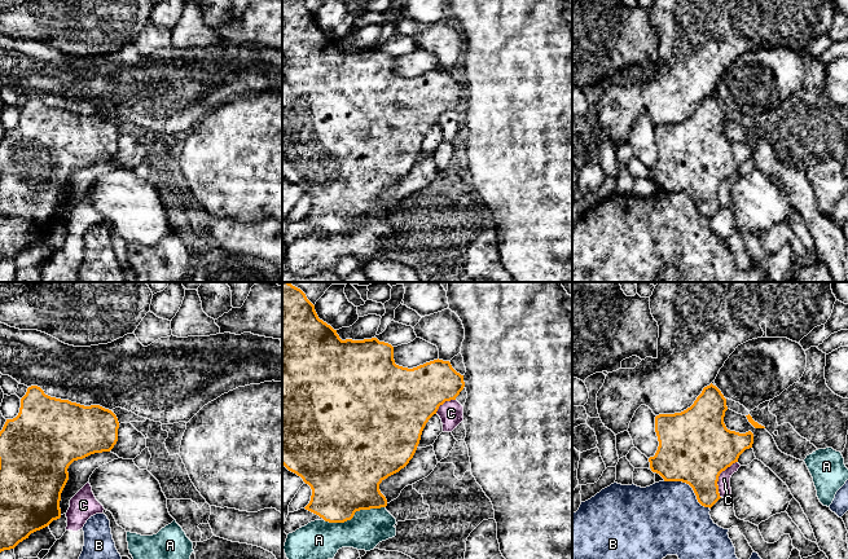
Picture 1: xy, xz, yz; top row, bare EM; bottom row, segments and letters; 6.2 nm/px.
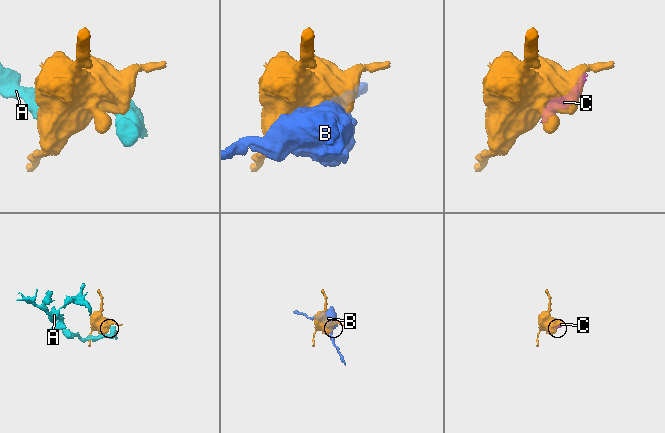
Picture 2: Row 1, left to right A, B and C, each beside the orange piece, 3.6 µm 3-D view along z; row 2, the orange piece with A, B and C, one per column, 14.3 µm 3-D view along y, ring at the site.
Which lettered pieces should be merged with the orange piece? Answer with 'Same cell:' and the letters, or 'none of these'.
Same cell: none of these

